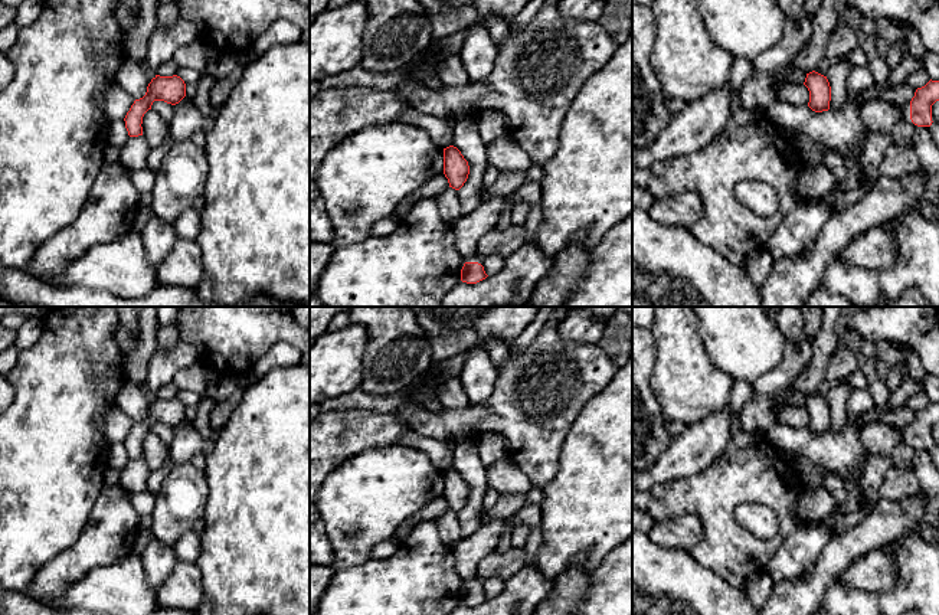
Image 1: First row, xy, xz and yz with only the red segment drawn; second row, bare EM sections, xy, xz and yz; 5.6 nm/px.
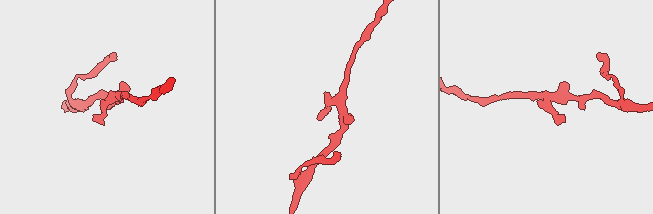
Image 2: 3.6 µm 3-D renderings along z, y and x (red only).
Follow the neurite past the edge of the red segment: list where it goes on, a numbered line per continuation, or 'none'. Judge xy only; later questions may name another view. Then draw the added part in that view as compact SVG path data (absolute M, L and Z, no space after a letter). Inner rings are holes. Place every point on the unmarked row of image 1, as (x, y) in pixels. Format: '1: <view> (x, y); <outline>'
none

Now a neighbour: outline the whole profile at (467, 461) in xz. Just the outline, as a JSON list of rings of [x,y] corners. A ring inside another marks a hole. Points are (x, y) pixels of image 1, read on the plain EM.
[[[465,441],[454,448],[452,468],[461,474],[470,488],[468,501],[458,513],[462,534],[468,537],[484,526],[487,514],[482,508],[484,494],[488,488],[487,468],[480,459],[477,442]]]

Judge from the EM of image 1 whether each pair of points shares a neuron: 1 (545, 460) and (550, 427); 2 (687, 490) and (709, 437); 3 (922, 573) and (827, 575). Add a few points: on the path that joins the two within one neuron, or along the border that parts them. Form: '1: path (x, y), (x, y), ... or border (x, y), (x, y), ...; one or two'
1: path (545, 451), (545, 435); one
2: border (720, 454), (693, 474), (660, 483); two
3: border (838, 576), (831, 582), (821, 599); two

